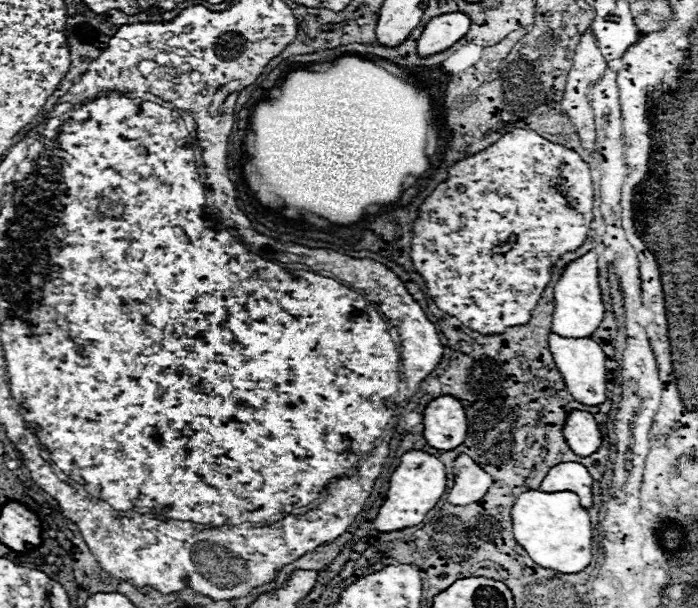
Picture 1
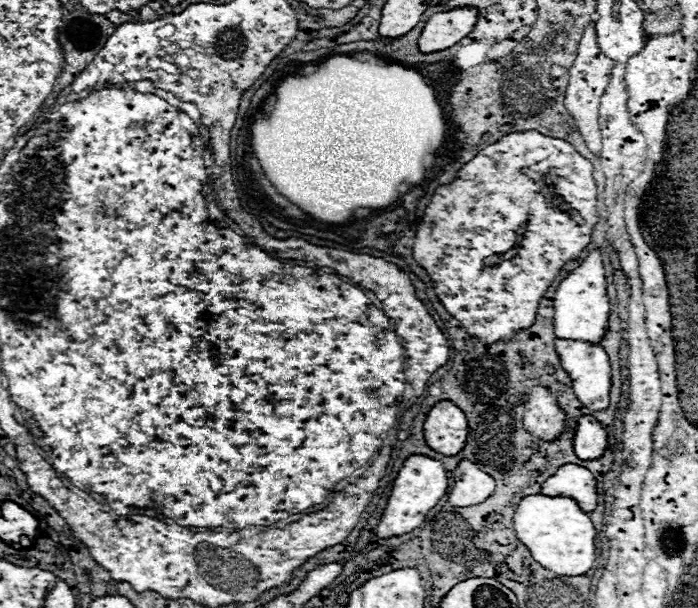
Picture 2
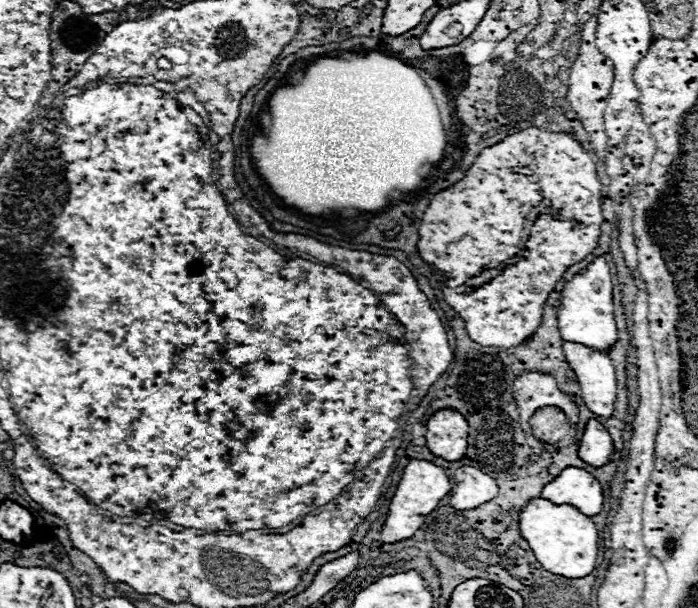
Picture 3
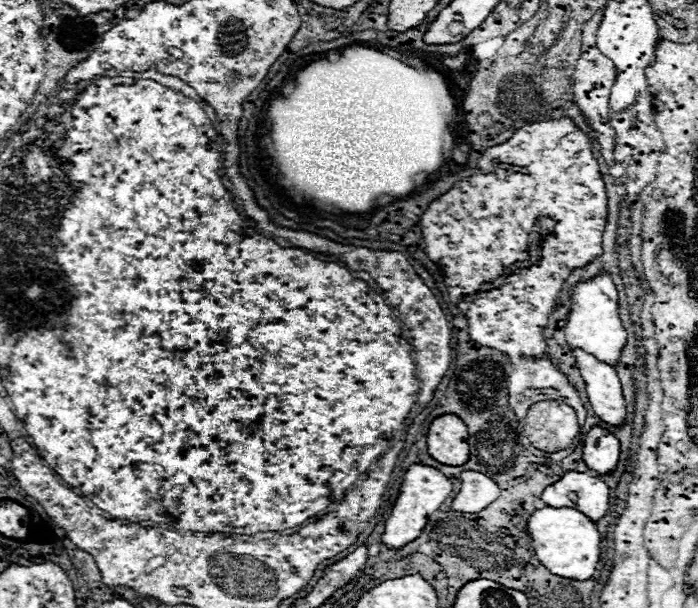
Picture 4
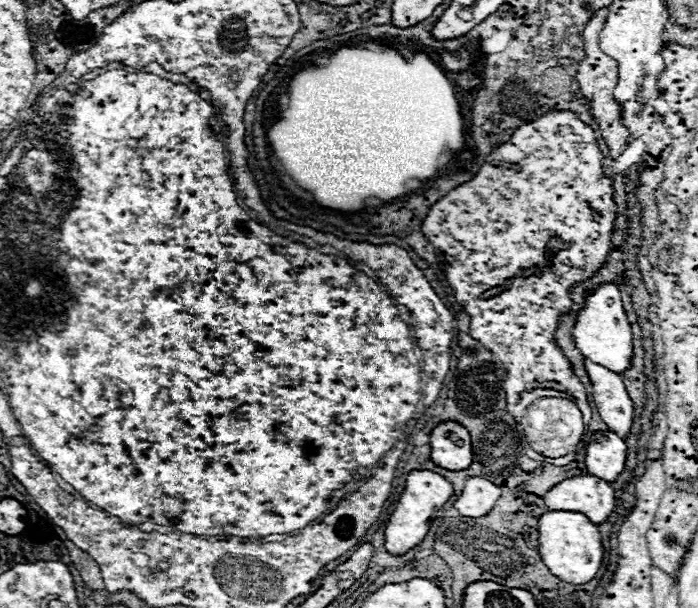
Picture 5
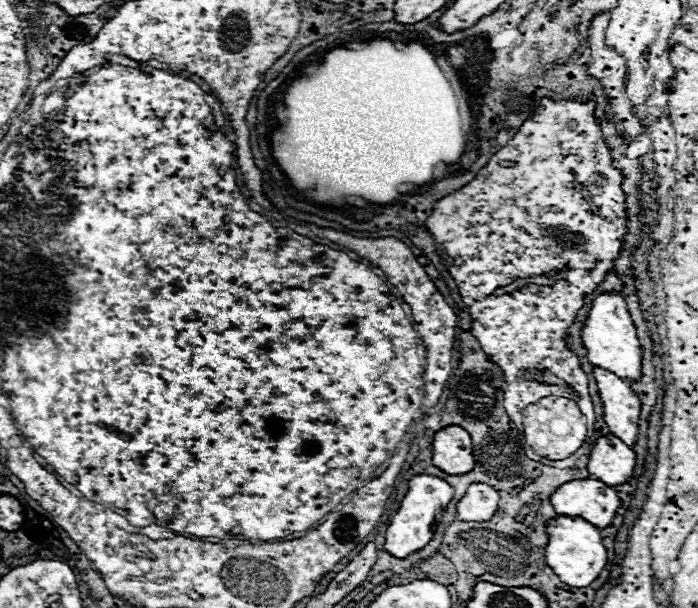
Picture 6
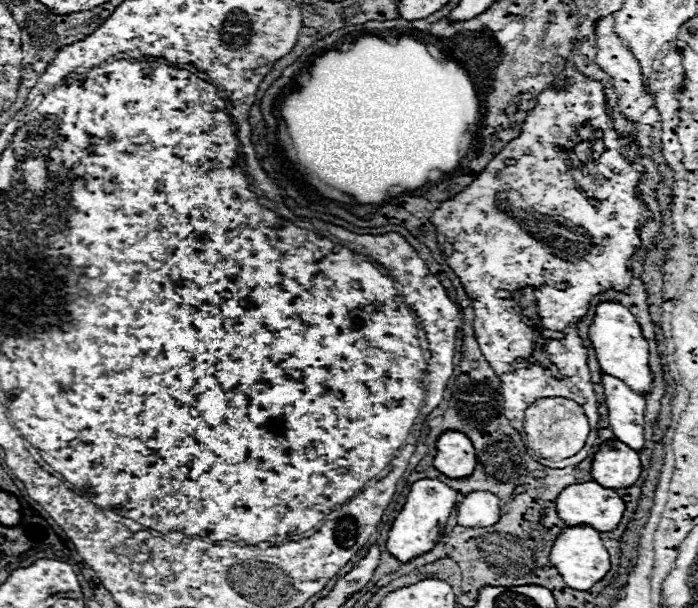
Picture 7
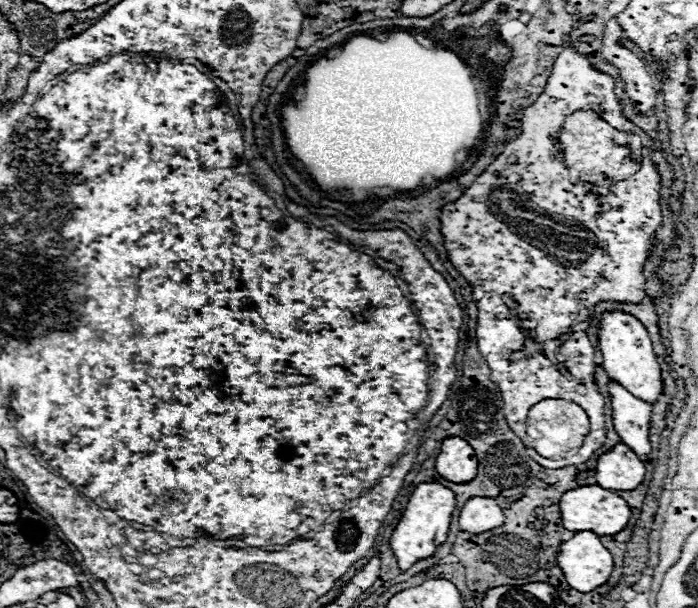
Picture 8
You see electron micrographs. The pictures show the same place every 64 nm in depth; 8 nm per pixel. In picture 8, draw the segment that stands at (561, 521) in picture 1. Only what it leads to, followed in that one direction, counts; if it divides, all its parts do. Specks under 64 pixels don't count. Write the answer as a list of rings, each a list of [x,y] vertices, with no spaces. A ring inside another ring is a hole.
[[[590,530],[574,532],[570,540],[562,542],[556,562],[566,582],[580,592],[592,592],[604,584],[614,568],[612,554],[602,546],[598,534]]]

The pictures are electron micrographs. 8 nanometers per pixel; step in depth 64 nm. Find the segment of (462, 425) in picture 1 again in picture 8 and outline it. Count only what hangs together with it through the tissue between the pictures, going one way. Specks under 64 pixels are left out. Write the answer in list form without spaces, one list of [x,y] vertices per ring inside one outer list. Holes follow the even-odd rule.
[[[444,438],[436,456],[436,472],[450,482],[470,482],[476,476],[478,458],[464,438]]]

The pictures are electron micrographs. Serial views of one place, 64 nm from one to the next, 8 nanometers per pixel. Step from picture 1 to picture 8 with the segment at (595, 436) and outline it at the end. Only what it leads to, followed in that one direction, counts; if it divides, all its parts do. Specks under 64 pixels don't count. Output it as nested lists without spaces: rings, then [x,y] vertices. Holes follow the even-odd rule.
[[[616,444],[612,450],[598,456],[596,462],[596,482],[610,490],[634,490],[644,478],[642,460],[626,446]]]

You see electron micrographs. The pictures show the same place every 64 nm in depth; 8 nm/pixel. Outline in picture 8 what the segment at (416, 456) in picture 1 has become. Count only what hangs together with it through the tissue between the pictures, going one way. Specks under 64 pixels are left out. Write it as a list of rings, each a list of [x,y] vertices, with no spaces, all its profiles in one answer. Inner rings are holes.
[[[422,482],[416,486],[416,490],[412,492],[408,506],[390,538],[390,548],[398,560],[400,570],[408,570],[418,560],[432,556],[434,550],[442,542],[446,542],[454,508],[456,508],[456,496],[450,488],[446,488],[438,482]]]

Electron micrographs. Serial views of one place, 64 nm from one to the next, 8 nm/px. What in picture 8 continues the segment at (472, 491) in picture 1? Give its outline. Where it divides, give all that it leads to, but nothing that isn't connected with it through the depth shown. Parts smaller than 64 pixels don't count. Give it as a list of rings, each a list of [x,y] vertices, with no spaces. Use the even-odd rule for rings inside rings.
[[[474,496],[462,506],[458,522],[460,522],[462,530],[466,530],[470,534],[480,534],[480,532],[502,526],[504,514],[494,498]]]

